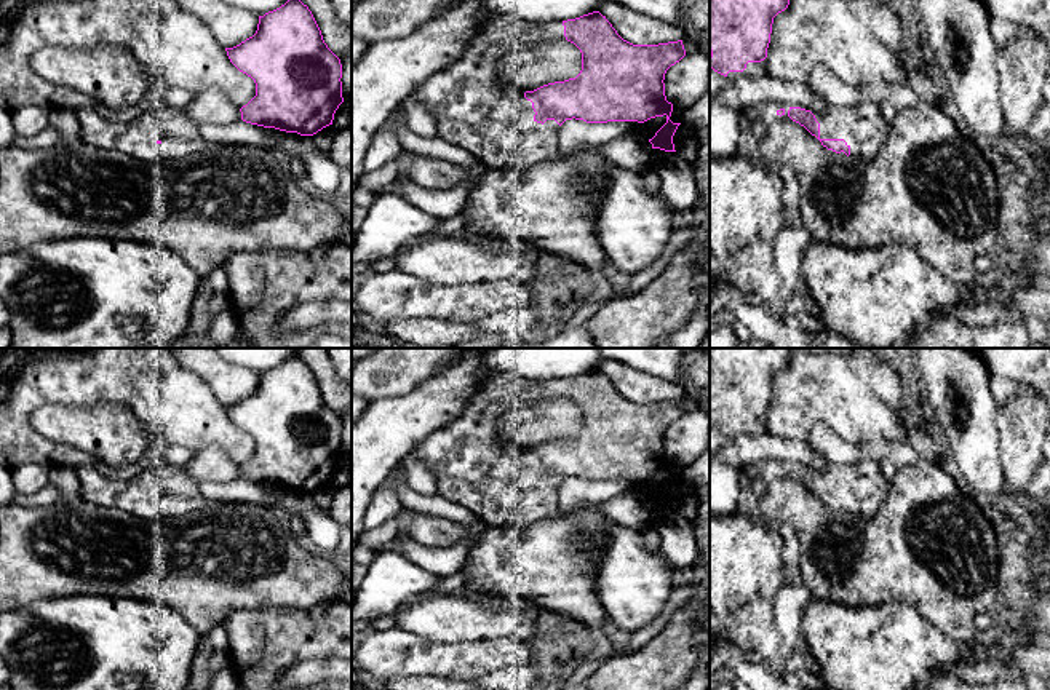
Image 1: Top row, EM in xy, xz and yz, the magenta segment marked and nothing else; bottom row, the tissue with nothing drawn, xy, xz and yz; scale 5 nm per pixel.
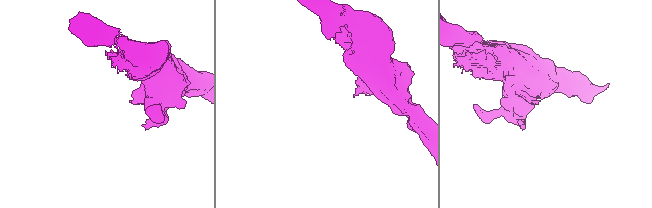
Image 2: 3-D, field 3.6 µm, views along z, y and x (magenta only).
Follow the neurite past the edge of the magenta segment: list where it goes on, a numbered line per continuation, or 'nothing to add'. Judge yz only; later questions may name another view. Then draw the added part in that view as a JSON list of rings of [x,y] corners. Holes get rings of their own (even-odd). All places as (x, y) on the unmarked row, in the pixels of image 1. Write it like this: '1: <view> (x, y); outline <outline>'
1: yz (863, 486); outline [[[873,462],[845,465],[833,473],[831,484],[820,484],[820,497],[844,497],[850,516],[866,519],[882,505],[889,482]]]

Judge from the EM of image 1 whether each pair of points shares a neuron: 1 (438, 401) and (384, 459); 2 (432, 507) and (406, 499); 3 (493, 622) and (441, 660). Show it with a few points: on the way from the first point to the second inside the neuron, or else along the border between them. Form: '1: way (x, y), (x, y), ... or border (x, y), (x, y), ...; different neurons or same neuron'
1: way (424, 416), (395, 444); same neuron
2: way (425, 503), (413, 500); same neuron
3: border (505, 636), (448, 642), (433, 642), (430, 639); different neurons

